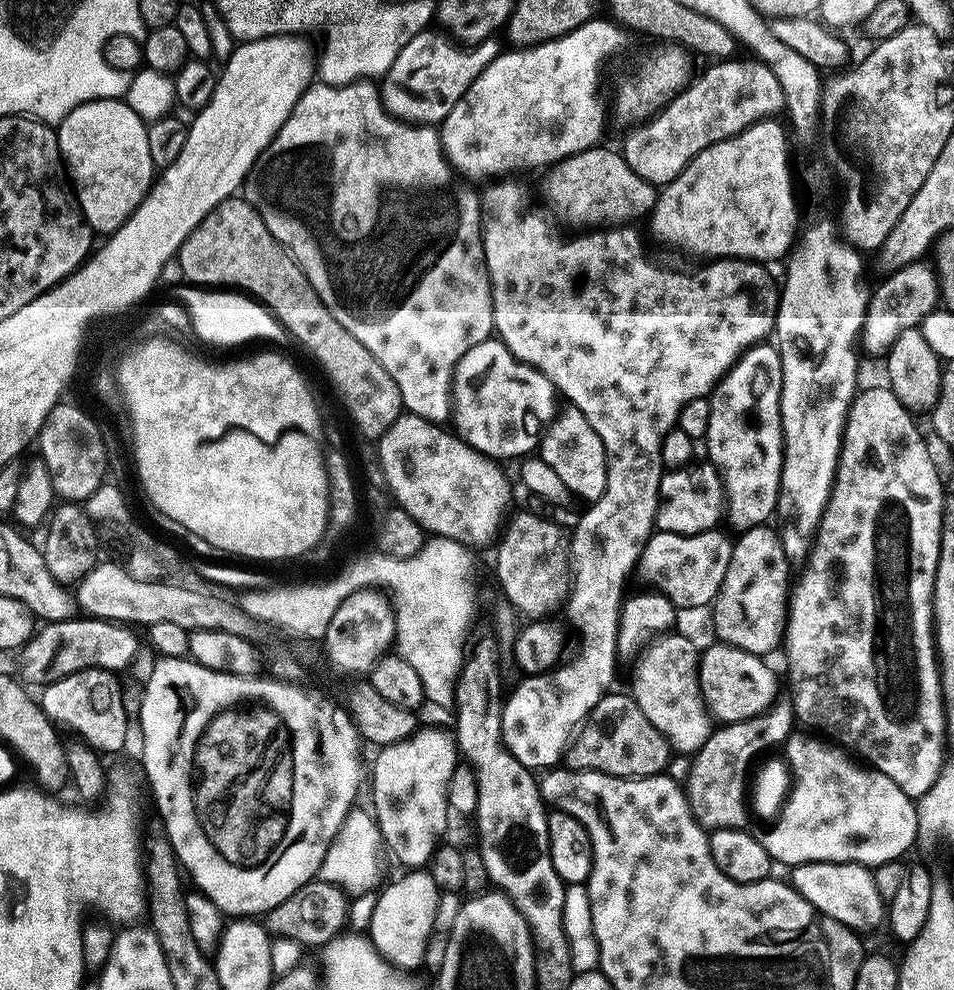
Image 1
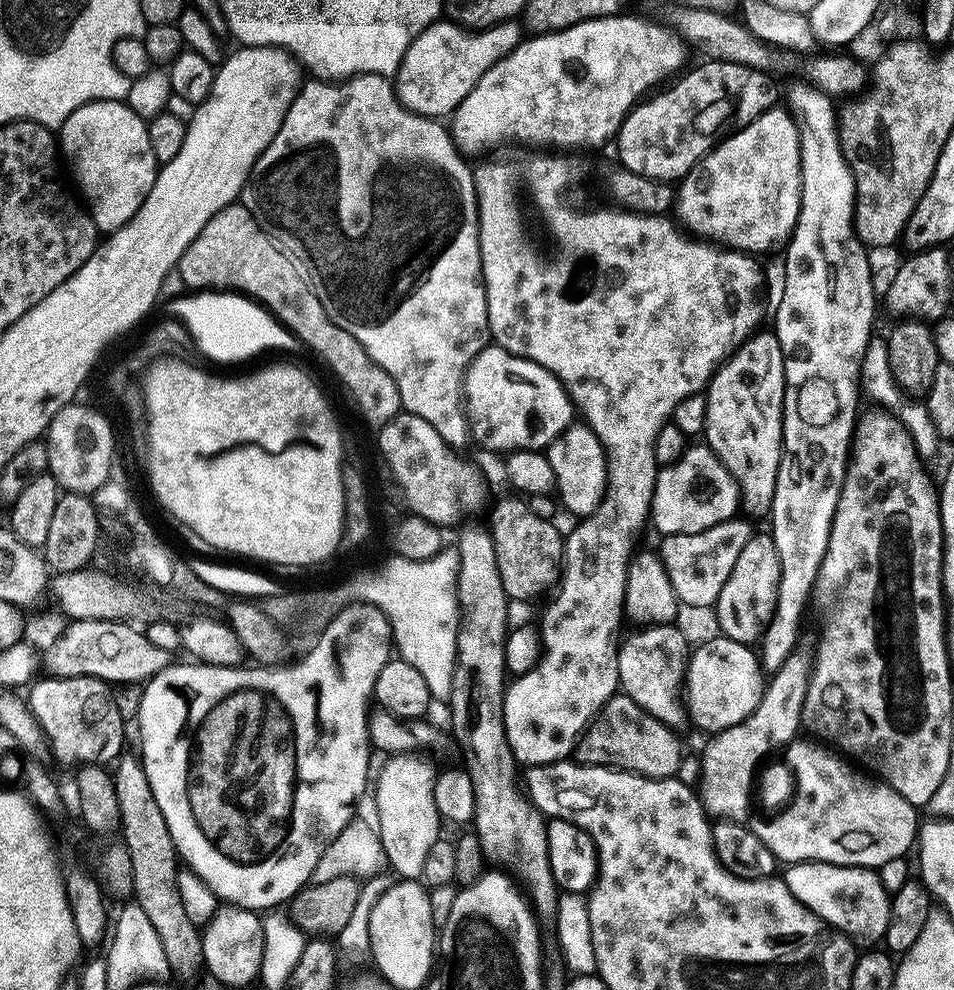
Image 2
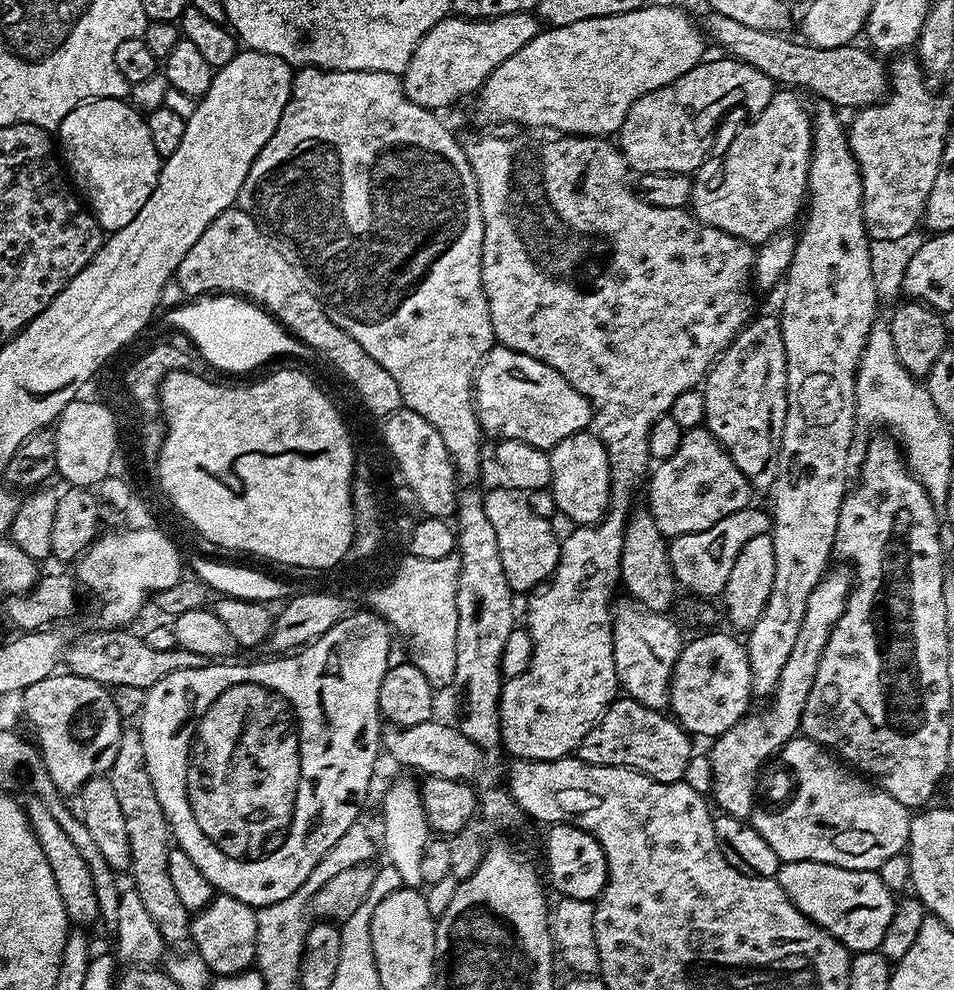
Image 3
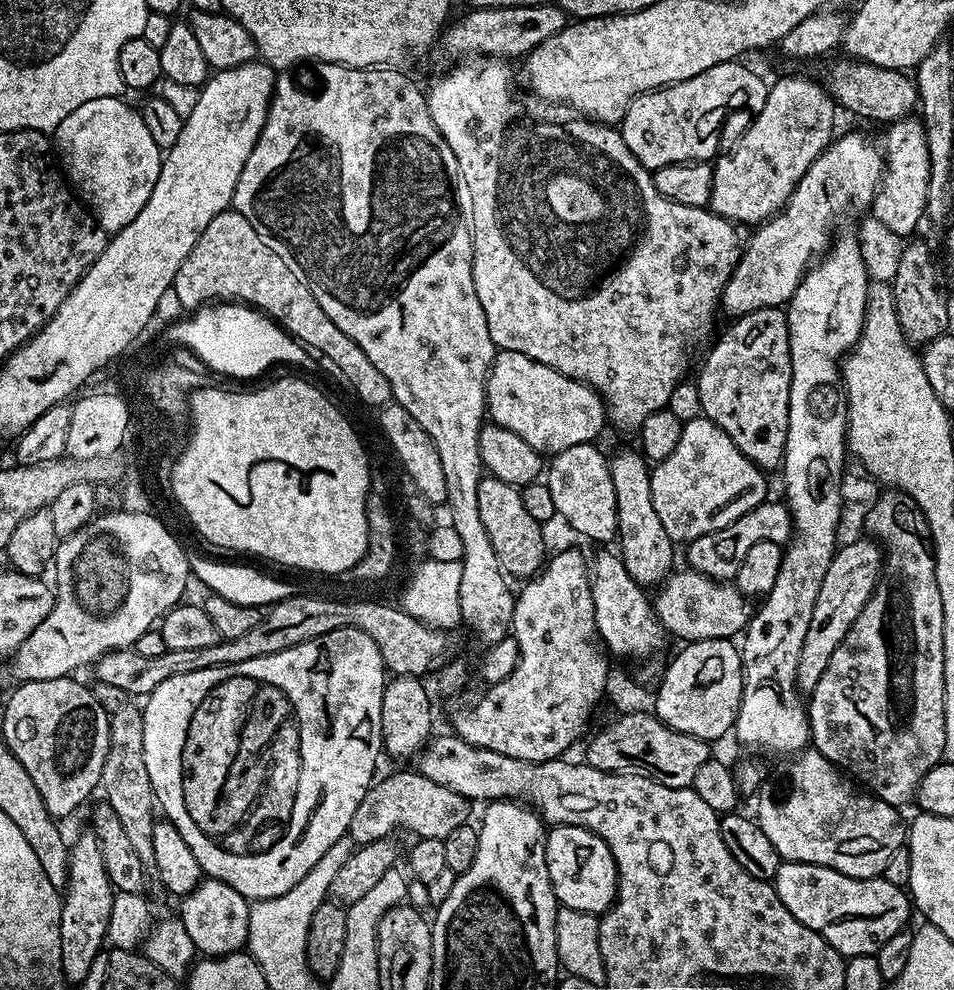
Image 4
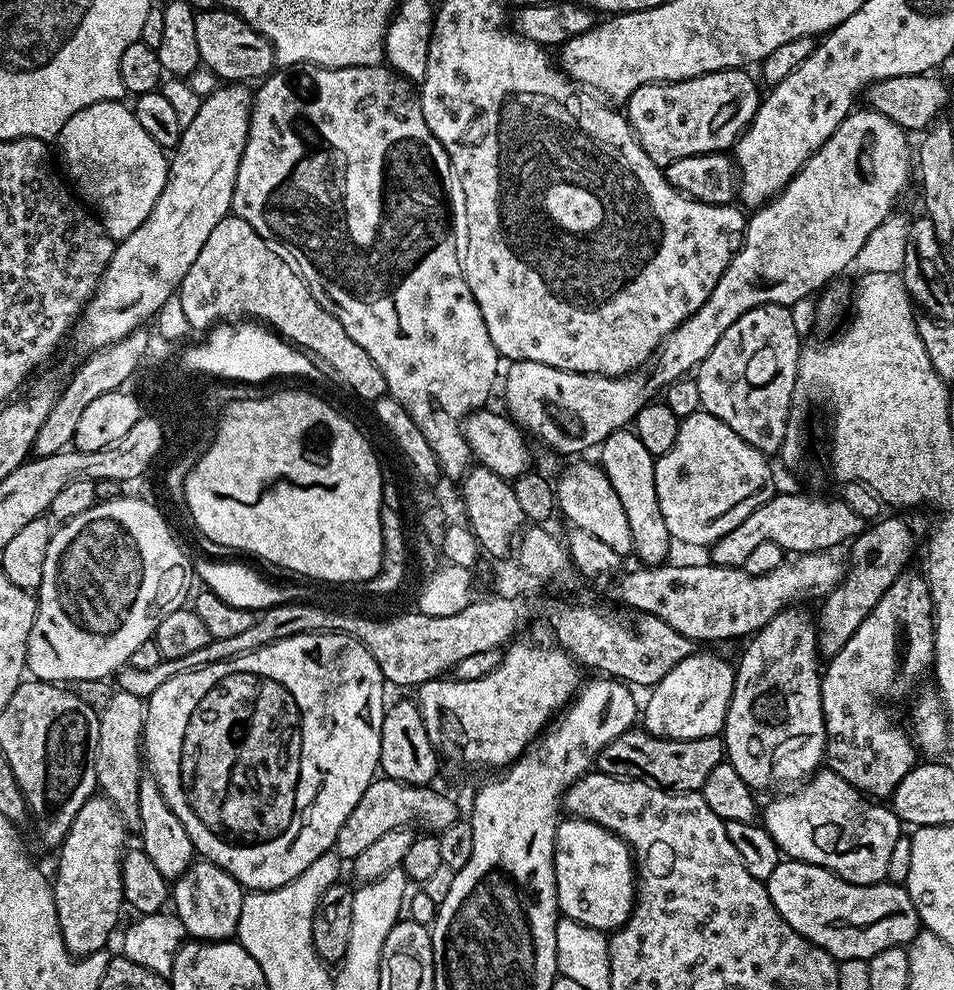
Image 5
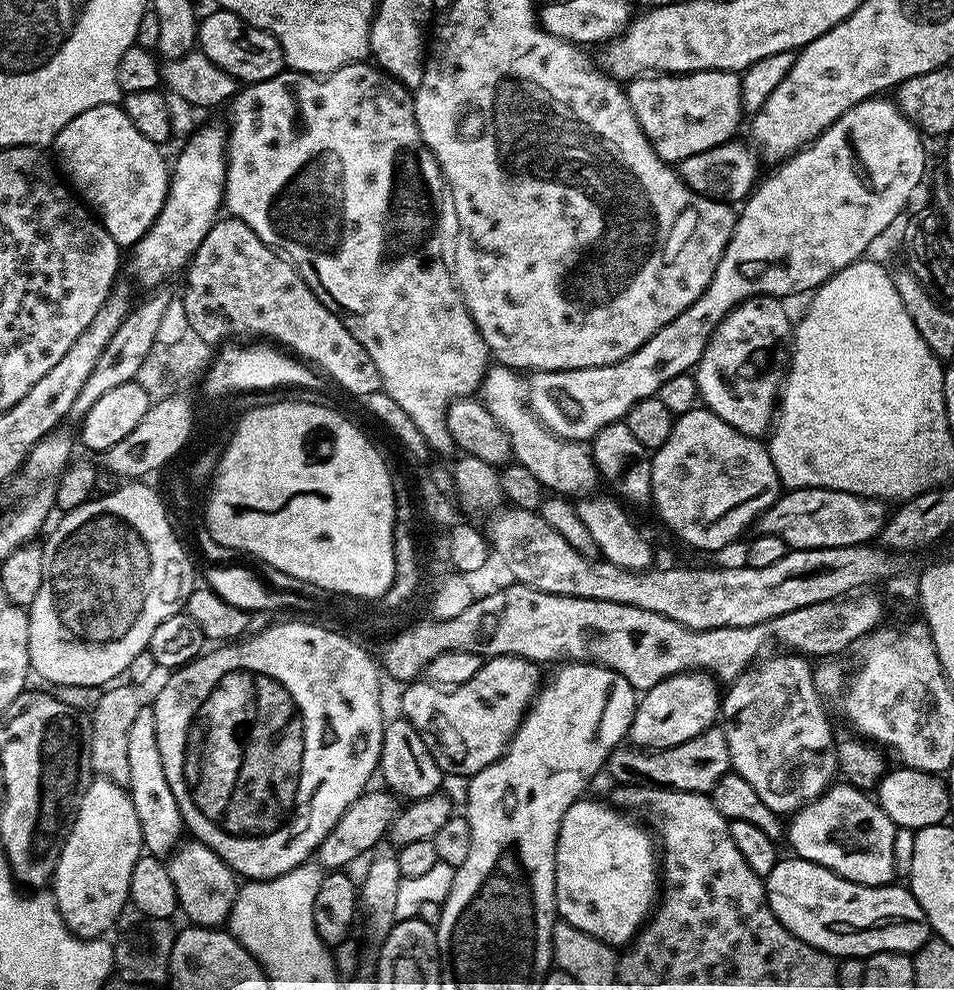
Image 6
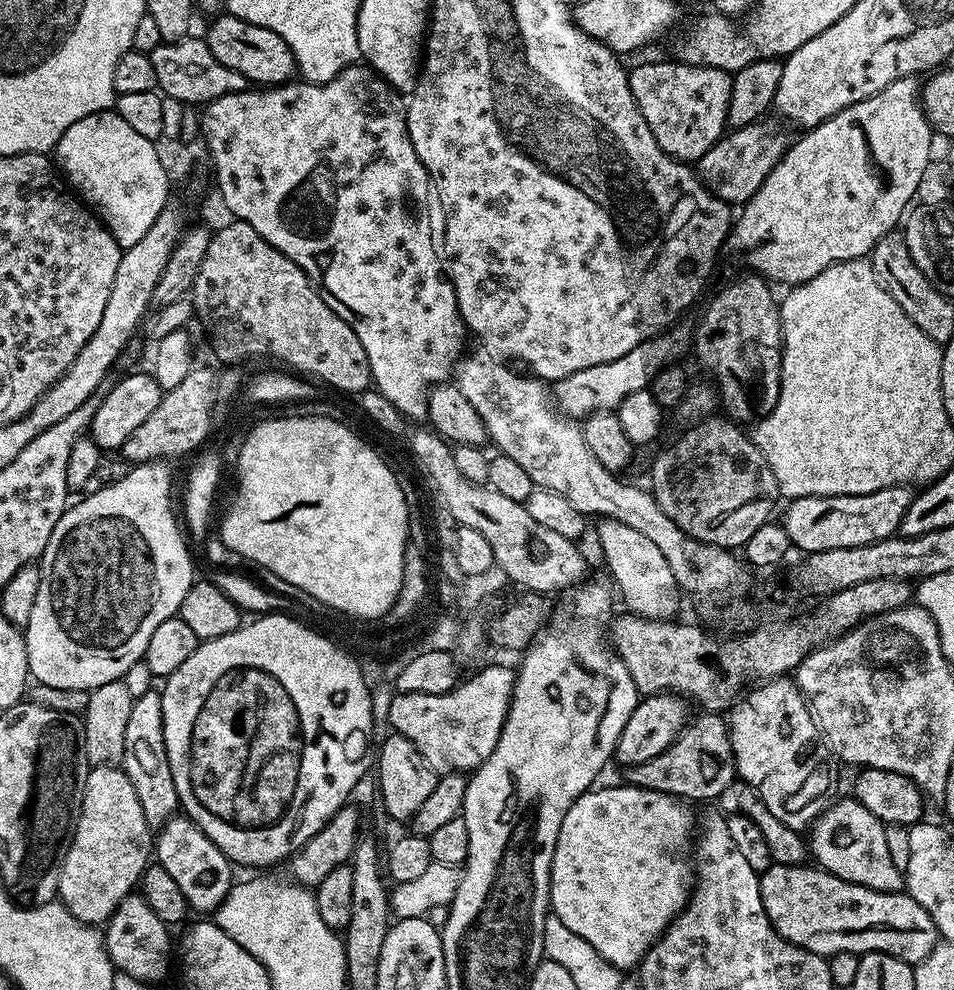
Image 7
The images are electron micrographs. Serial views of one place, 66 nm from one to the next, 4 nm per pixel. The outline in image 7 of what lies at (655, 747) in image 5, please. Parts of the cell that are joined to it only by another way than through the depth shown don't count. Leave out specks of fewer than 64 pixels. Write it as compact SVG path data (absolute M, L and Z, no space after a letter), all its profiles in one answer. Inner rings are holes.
M700 715L704 716L697 720L695 717L676 737L675 742L662 750L662 754L650 758L650 762L627 765L623 769L623 779L636 788L654 790L685 802L719 801L722 790L726 790L726 786L730 786L730 782L738 776L736 759L732 753L732 733L729 721L723 715Z

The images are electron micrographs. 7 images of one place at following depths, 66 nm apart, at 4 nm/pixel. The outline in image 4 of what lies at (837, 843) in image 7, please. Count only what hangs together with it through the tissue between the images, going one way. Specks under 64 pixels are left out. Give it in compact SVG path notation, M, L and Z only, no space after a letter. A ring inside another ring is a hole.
M805 750L795 758L789 759L787 764L787 777L794 779L796 785L796 788L792 789L792 800L788 800L788 804L772 804L765 799L761 808L754 812L755 819L762 826L766 838L774 842L774 850L778 850L780 857L788 862L821 864L859 880L879 877L886 862L890 862L890 854L897 852L905 843L906 824L900 821L901 813L885 800L878 800L857 787L821 752Z

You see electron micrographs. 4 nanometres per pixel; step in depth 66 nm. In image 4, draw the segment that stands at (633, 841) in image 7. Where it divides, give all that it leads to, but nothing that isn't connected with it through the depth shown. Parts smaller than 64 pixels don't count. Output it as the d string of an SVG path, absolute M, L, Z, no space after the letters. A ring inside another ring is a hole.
M569 824L549 827L544 841L544 853L557 905L593 914L608 911L616 898L616 863L610 854L610 846L606 846L598 834Z

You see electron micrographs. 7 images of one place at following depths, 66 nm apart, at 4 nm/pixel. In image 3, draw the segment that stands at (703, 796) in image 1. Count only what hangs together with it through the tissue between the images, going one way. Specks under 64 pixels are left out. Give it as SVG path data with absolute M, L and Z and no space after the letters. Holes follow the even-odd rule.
M833 567L814 586L810 594L810 602L806 602L806 614L802 618L802 626L798 626L798 638L794 638L794 650L790 650L790 658L782 668L780 680L776 684L772 705L765 716L749 714L739 720L730 730L711 741L712 749L706 752L710 769L710 796L715 807L723 815L733 816L739 820L748 820L758 799L756 779L760 776L760 767L764 760L777 755L787 740L800 732L800 715L806 706L806 698L810 698L810 686L814 686L814 678L818 674L818 662L826 650L826 642L838 622L842 618L848 596L852 593L854 583L849 569Z

